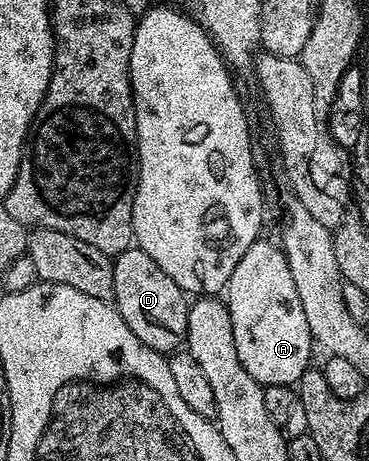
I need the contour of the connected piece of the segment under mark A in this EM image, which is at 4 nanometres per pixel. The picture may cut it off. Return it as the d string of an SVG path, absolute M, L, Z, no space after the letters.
M265 240L254 242L252 248L248 248L248 252L244 252L244 256L240 256L240 264L236 264L236 272L232 272L230 283L226 285L224 301L228 312L232 316L232 336L236 336L236 356L240 356L240 364L244 364L248 376L252 376L252 380L259 382L262 387L271 386L272 384L280 384L281 386L294 386L297 384L300 376L304 376L304 372L311 369L312 366L312 362L310 362L312 339L308 328L308 320L304 316L304 308L300 304L300 296L296 293L296 284L292 281L292 268L288 268L288 260L284 256L281 245L274 243L273 246L272 243L265 242Z

